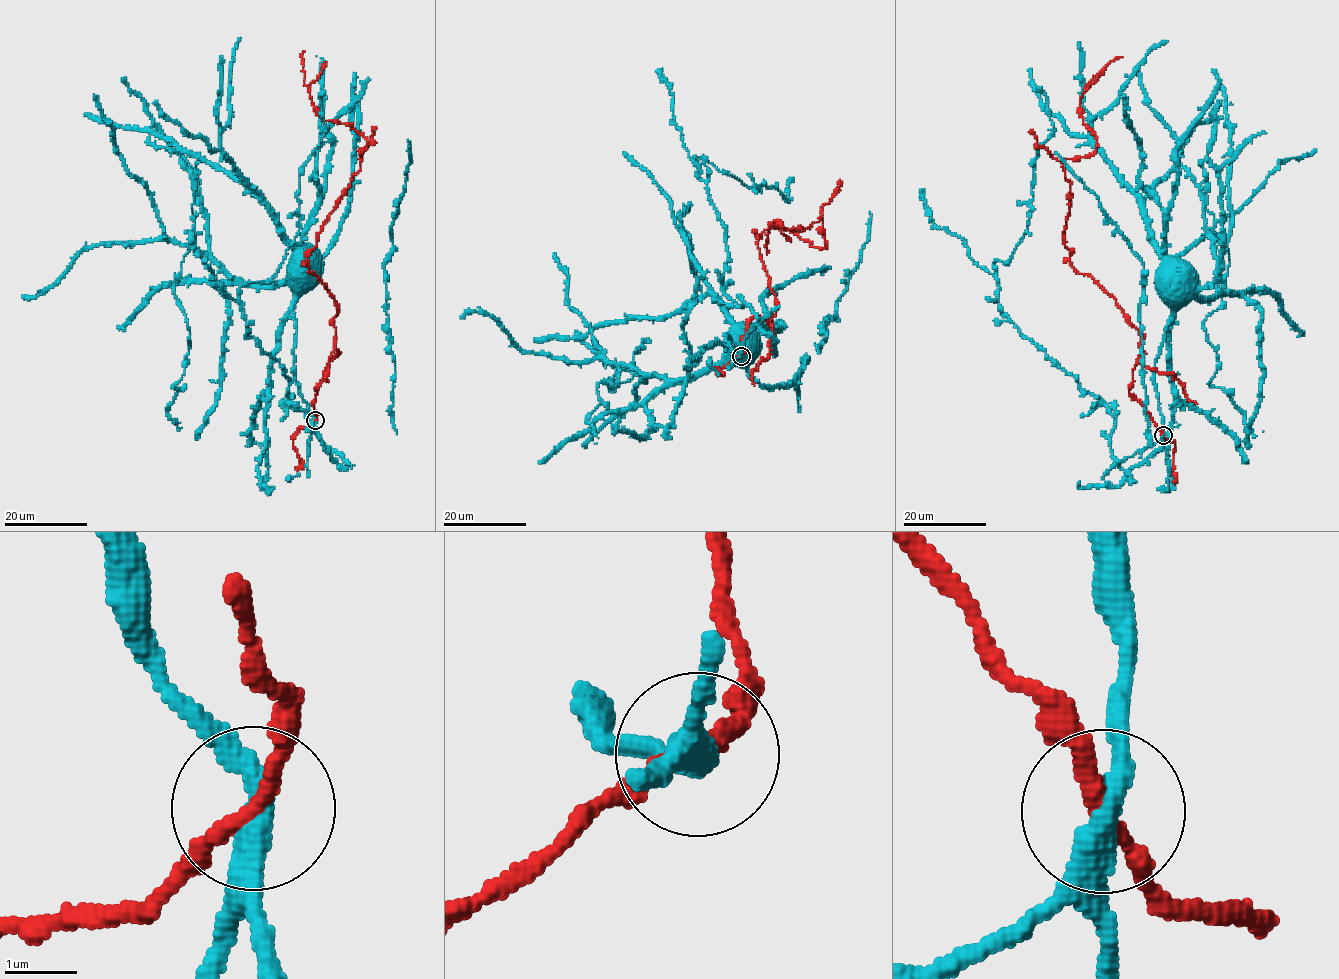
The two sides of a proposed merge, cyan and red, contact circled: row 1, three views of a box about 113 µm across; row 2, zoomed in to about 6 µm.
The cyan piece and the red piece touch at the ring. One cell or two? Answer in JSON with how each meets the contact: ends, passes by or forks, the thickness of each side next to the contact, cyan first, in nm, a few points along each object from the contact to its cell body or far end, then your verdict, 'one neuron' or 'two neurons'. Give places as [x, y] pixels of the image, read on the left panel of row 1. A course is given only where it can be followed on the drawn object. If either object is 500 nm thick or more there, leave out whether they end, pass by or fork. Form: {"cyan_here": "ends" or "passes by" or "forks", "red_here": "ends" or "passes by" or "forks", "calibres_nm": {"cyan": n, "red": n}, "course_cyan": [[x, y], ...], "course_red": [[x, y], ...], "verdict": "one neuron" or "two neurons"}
{"cyan_here": "passes by", "red_here": "passes by", "calibres_nm": {"cyan": 360, "red": 220}, "course_cyan": [[315, 420], [303, 399], [294, 370], [293, 305], [295, 293], [312, 271], [310, 263]], "course_red": [[315, 420], [337, 311], [310, 272], [309, 251], [367, 146], [316, 111], [303, 50]], "verdict": "one neuron"}

